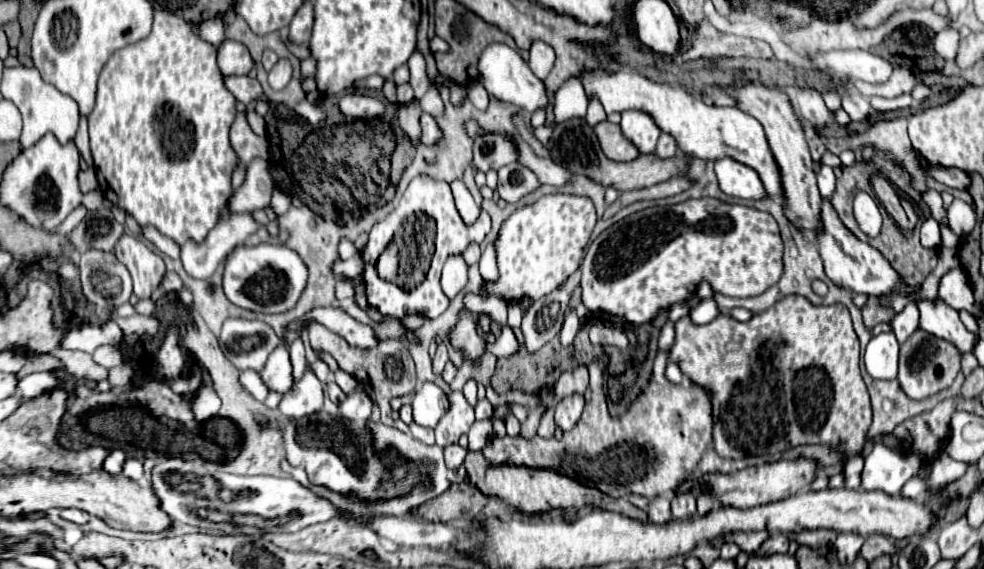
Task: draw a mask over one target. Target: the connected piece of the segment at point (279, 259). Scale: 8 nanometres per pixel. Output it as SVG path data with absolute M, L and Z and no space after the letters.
M262 243L256 247L236 247L226 259L224 293L238 307L260 313L284 313L292 309L304 291L308 269L300 255L286 245Z

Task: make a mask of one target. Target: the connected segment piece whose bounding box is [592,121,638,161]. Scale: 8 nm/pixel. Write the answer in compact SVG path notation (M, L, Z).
M602 121L602 123L594 125L592 129L594 129L594 135L598 137L598 143L608 159L612 159L612 161L636 159L636 155L638 155L636 147L632 147L632 143L628 143L628 139L624 139L618 125L614 125L610 121Z

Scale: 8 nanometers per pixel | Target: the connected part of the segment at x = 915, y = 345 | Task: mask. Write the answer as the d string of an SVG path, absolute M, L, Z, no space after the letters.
M916 329L900 347L900 373L898 381L910 399L926 399L944 387L950 387L960 373L960 351L952 343L928 335L924 329Z

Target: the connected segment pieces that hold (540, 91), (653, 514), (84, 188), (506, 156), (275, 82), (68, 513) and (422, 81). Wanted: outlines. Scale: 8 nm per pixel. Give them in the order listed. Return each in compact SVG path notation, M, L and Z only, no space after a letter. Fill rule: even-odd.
M504 43L488 45L482 53L482 57L480 57L478 69L480 69L480 83L498 101L516 105L516 107L520 107L524 111L530 111L530 113L534 113L536 109L542 109L542 107L548 105L548 93L546 93L544 83L532 73L528 63L514 49L510 49L508 45L504 45Z
M656 497L654 501L650 501L648 517L650 517L652 523L668 523L668 521L672 519L670 499L666 499L666 497Z
M80 171L78 173L78 183L80 183L80 191L82 193L88 193L88 191L98 187L98 181L92 179L92 177L94 177L94 171L92 171L92 175L90 175L90 171Z
M484 135L474 139L474 167L478 171L500 169L516 159L518 153L506 135Z
M280 59L268 73L268 83L274 91L280 91L286 87L286 83L292 77L292 65L286 59Z
M62 509L62 511L60 511L60 517L62 517L64 521L78 523L78 525L88 523L88 519L90 519L90 515L84 515L84 511L76 511L76 509Z
M416 49L412 53L412 57L408 59L408 67L410 67L410 85L414 89L414 95L422 97L430 87L428 77L426 77L426 61L424 61L422 51Z

